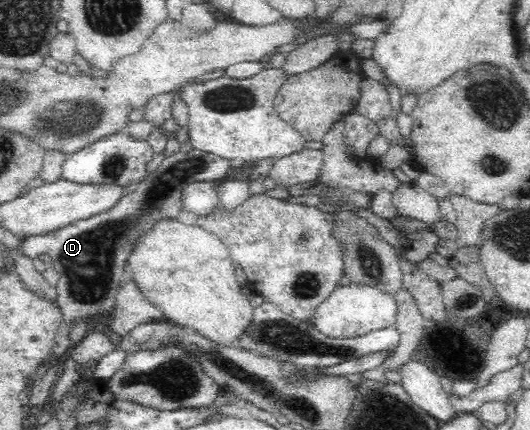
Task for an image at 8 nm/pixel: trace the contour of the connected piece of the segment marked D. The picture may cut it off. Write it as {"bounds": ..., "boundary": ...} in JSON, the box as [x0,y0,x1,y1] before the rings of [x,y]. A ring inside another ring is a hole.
{"bounds":[18,148,235,408],"boundary":[[[193,148],[190,152],[177,150],[164,158],[155,171],[147,174],[113,208],[59,227],[53,234],[29,236],[19,242],[18,250],[23,255],[34,259],[41,254],[47,254],[52,259],[53,268],[60,274],[55,288],[56,303],[63,311],[62,324],[51,348],[51,364],[43,378],[34,381],[28,407],[38,408],[49,399],[49,389],[56,384],[60,375],[59,358],[68,355],[73,344],[71,327],[80,320],[110,311],[114,307],[117,291],[126,278],[124,262],[137,238],[143,232],[147,232],[159,217],[178,216],[181,208],[181,190],[188,184],[226,178],[234,172],[235,164],[235,160],[201,149]]]}

